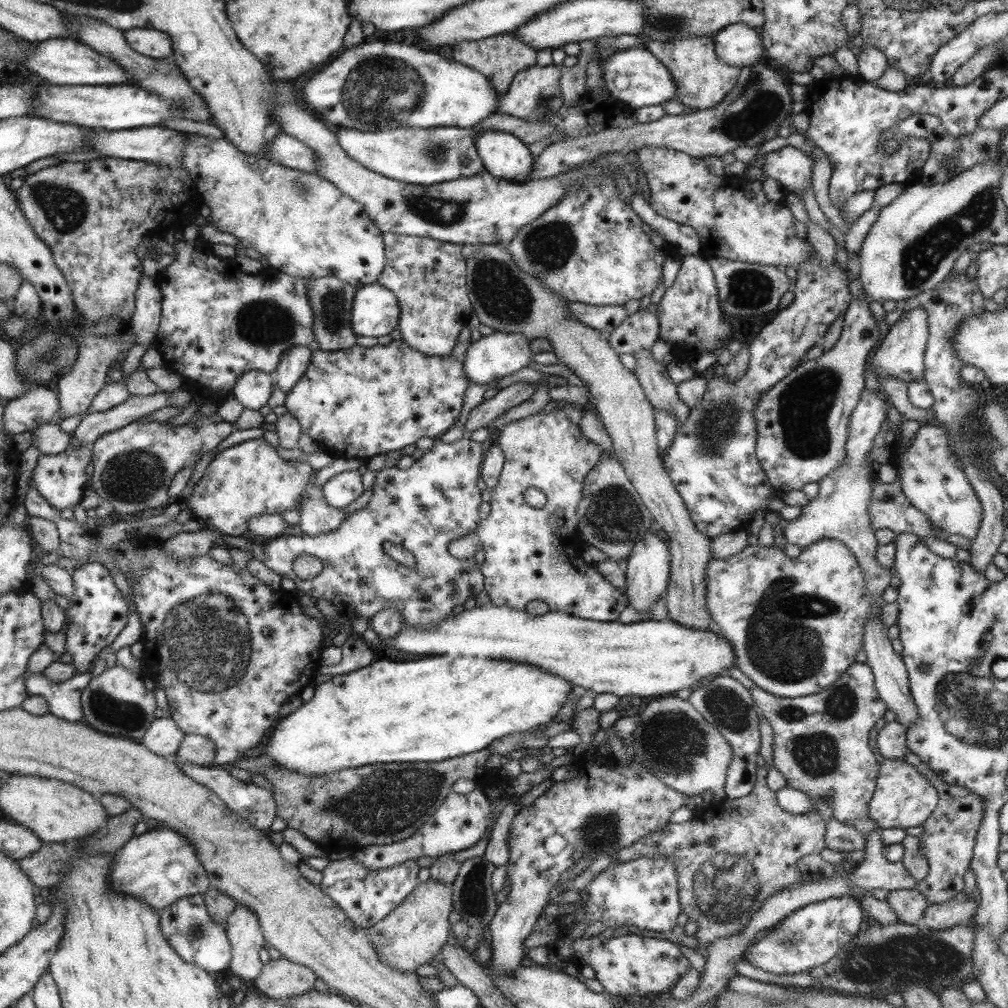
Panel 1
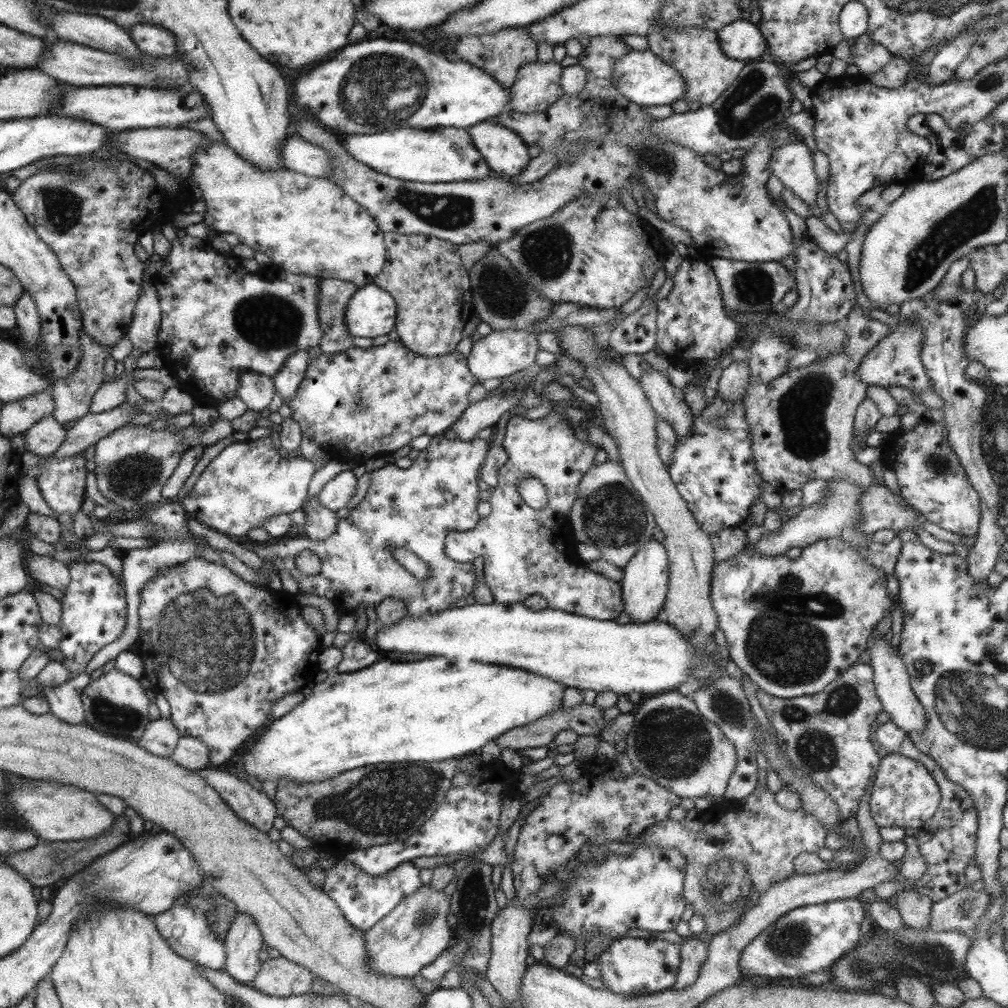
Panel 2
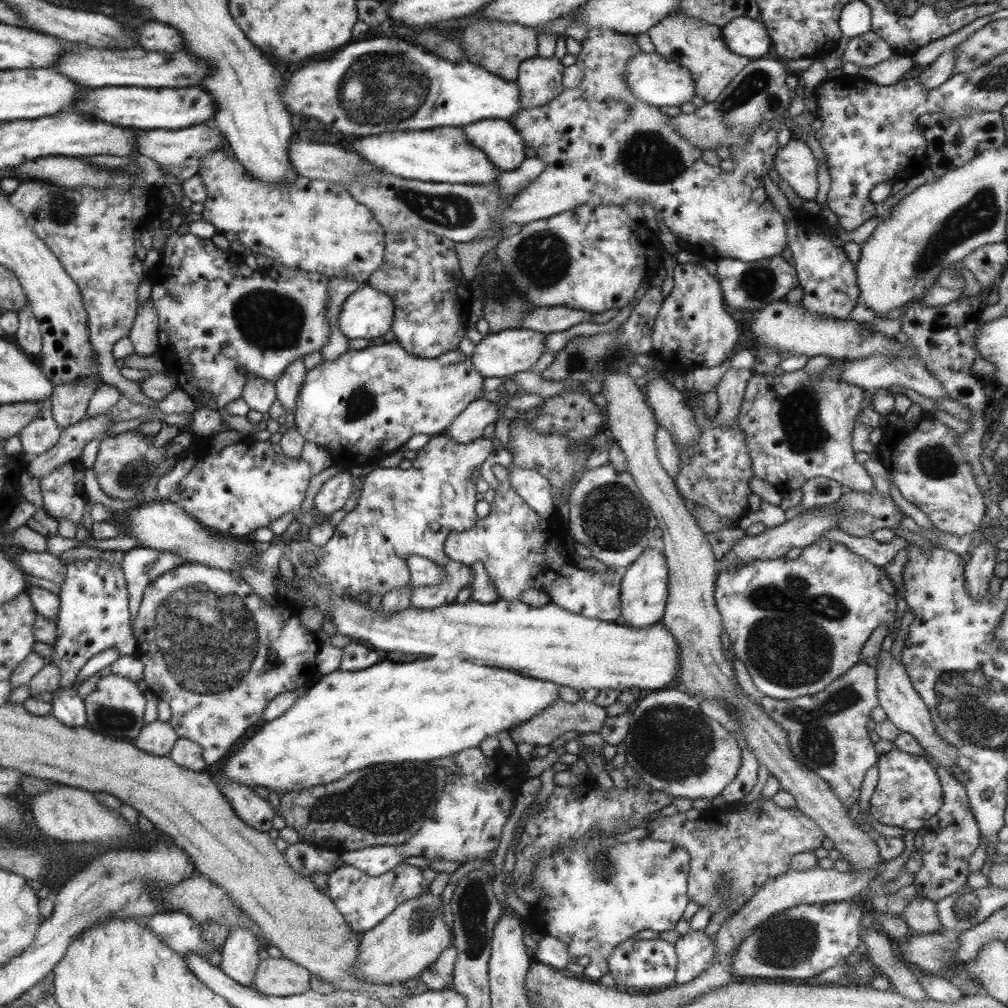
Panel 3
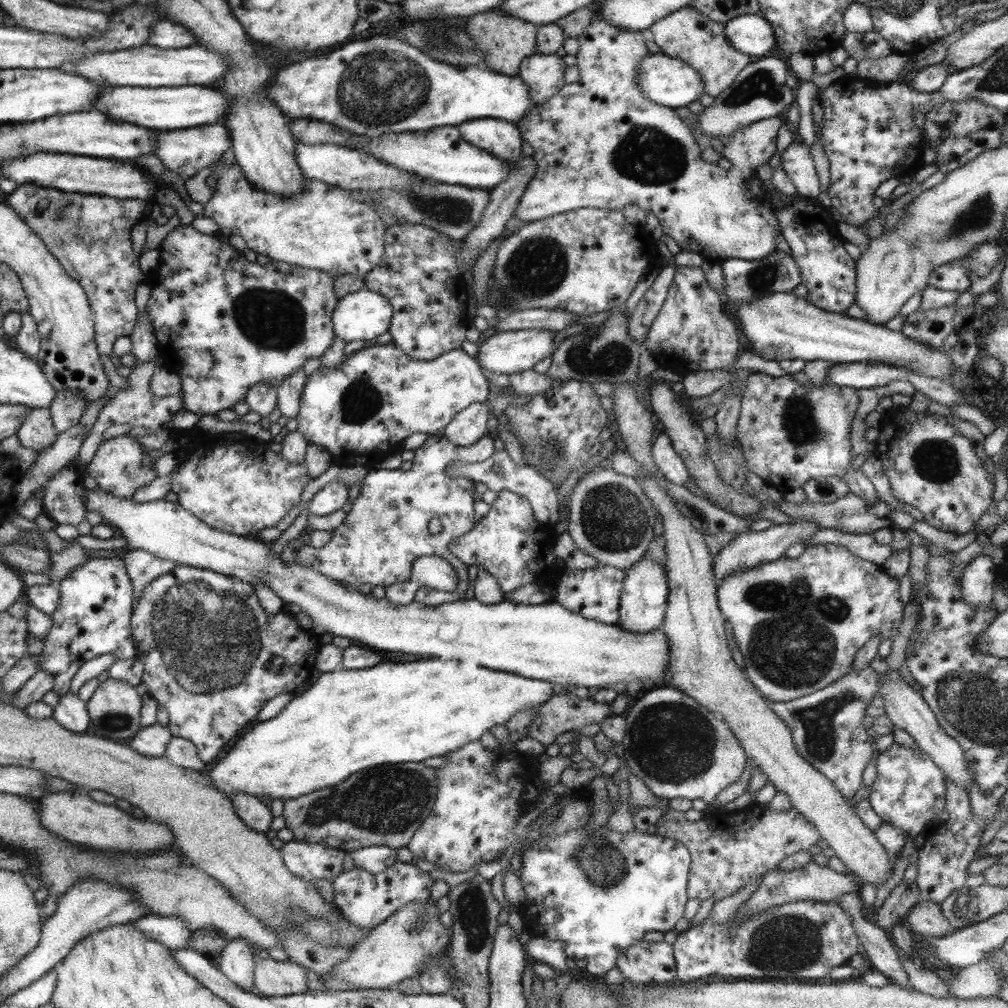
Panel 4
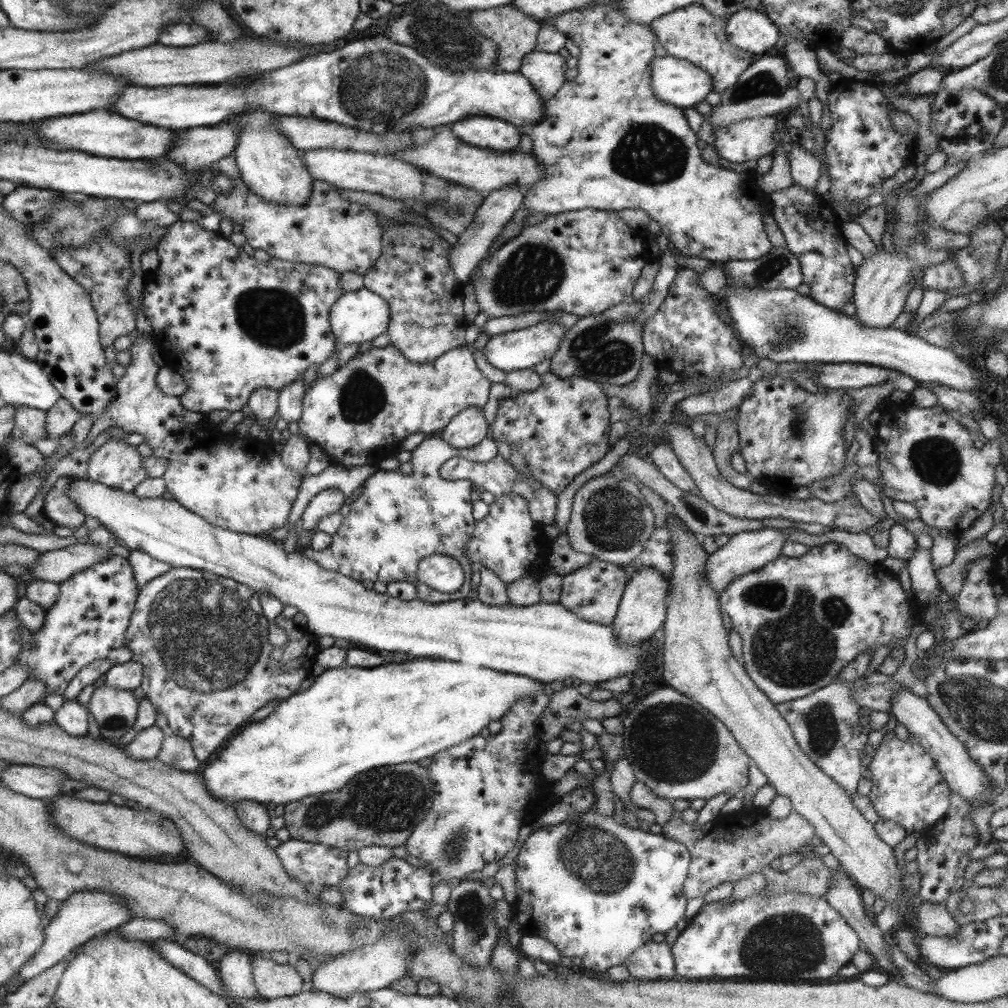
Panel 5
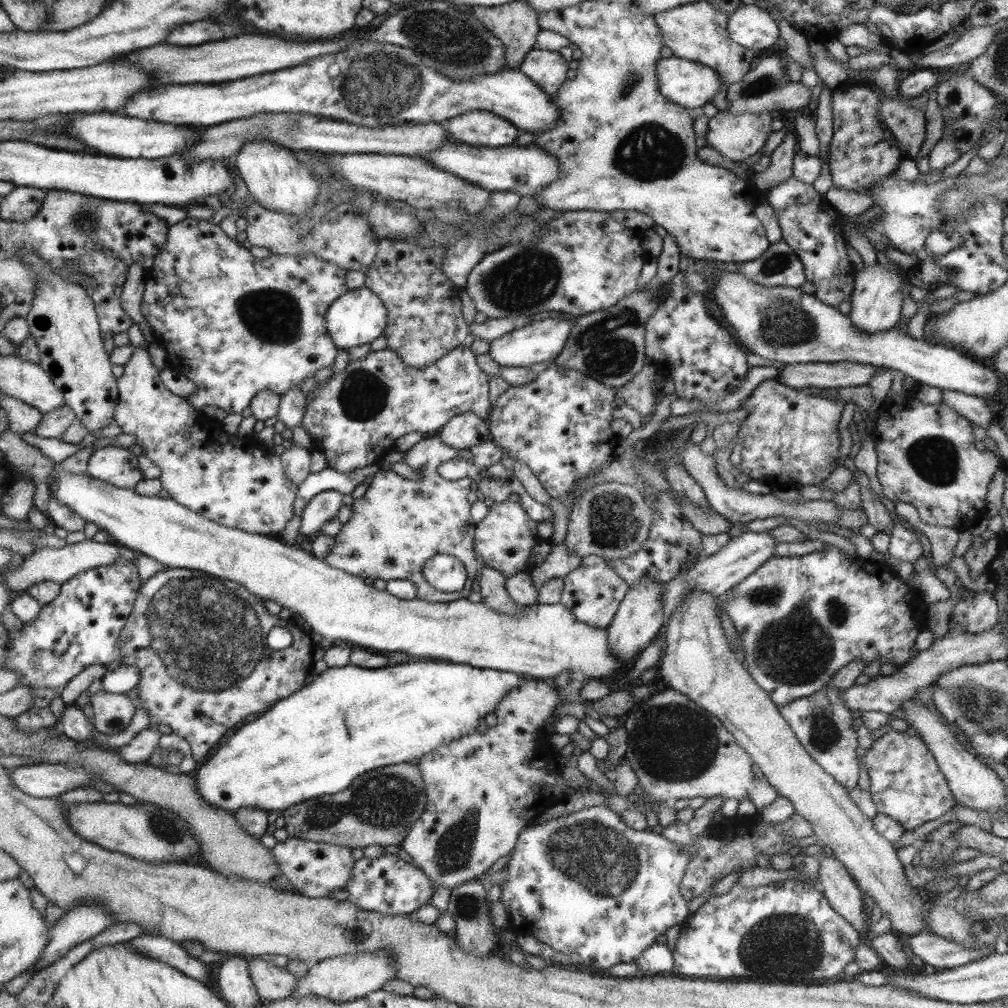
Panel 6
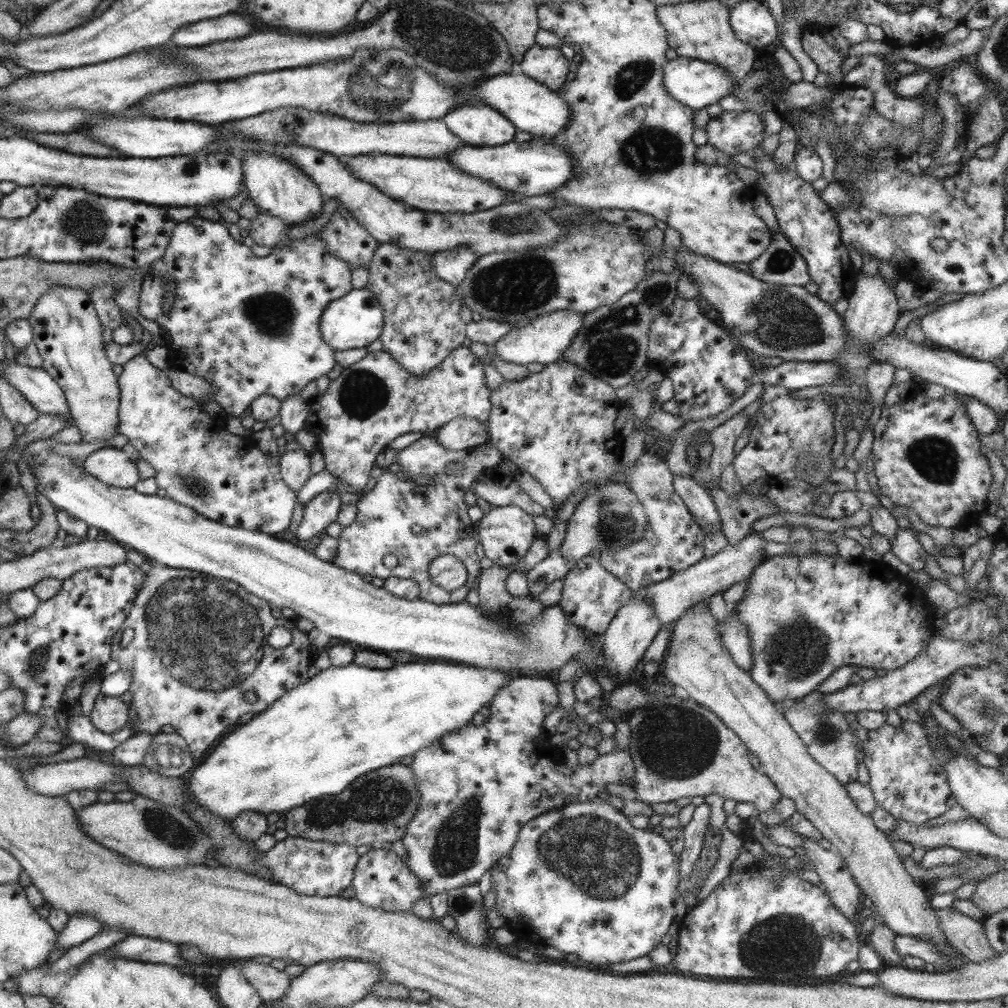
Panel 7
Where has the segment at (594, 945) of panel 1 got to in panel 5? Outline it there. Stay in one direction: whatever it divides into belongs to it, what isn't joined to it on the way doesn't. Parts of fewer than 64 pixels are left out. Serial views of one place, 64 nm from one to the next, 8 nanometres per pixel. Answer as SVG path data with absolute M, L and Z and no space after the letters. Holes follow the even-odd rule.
M647 942L645 946L637 948L637 952L633 952L623 966L627 966L631 980L649 982L675 978L675 960L667 944Z

